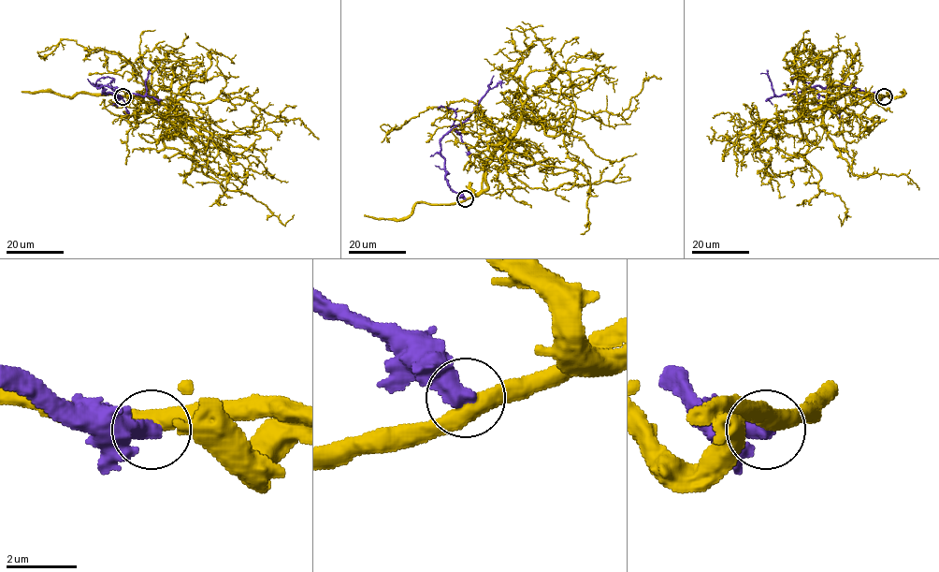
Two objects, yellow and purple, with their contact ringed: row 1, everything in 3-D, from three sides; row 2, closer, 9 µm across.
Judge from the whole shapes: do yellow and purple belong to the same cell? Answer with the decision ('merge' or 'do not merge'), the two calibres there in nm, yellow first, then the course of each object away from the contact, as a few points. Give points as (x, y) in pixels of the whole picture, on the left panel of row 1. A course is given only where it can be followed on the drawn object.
do not merge; calibres 440 and 550 nm; course yellow (122, 96), (141, 92), (170, 108), (205, 174), (228, 190), (251, 195), (283, 225), (294, 214); course purple (122, 96), (105, 94), (102, 85), (97, 87), (122, 88), (143, 96), (145, 81), (151, 74)

